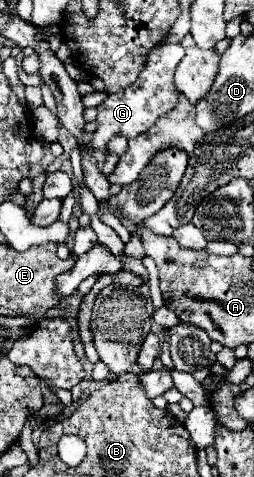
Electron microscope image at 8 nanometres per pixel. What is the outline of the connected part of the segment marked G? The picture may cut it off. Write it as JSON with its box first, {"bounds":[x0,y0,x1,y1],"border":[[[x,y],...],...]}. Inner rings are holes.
{"bounds":[90,43,184,153],"border":[[[160,43],[158,47],[154,47],[148,57],[146,57],[146,63],[144,63],[144,69],[138,73],[138,79],[126,87],[124,91],[118,91],[118,93],[110,93],[98,107],[98,117],[96,117],[96,131],[92,135],[92,143],[90,143],[90,149],[94,153],[104,153],[106,151],[106,145],[112,137],[116,135],[122,135],[126,139],[134,139],[136,135],[148,131],[156,119],[160,119],[162,115],[166,115],[168,111],[172,111],[178,101],[180,101],[180,91],[176,89],[172,77],[174,77],[174,69],[176,65],[180,63],[184,51],[182,47],[176,45],[170,45],[170,43]]]}

